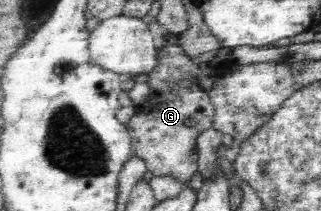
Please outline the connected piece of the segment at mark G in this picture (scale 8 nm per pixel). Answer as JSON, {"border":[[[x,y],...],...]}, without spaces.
{"border":[[[174,38],[167,41],[157,52],[158,62],[148,72],[147,84],[150,96],[146,104],[135,106],[136,112],[127,124],[131,136],[133,154],[146,163],[146,171],[154,177],[172,177],[188,183],[198,170],[196,138],[210,128],[216,108],[209,92],[198,85],[201,69]]]}

